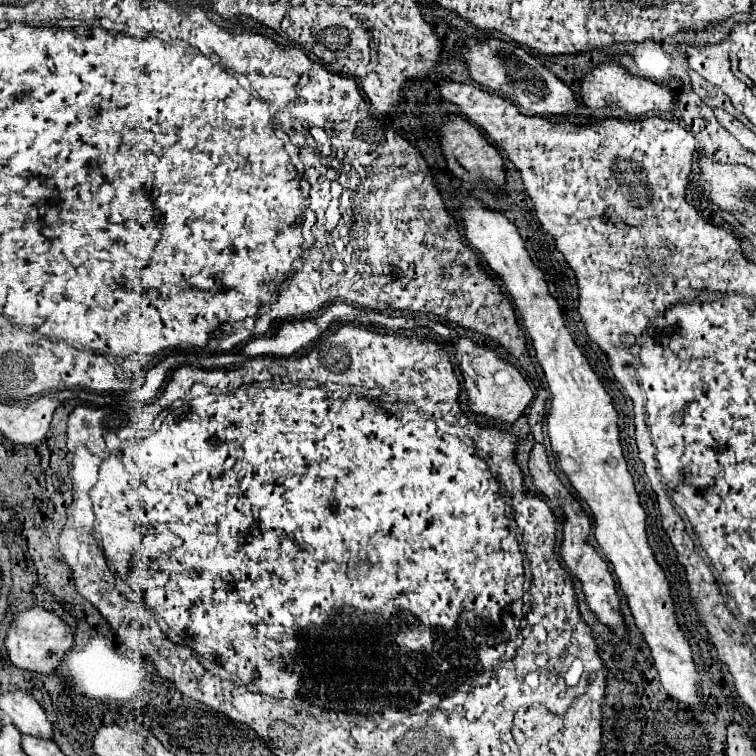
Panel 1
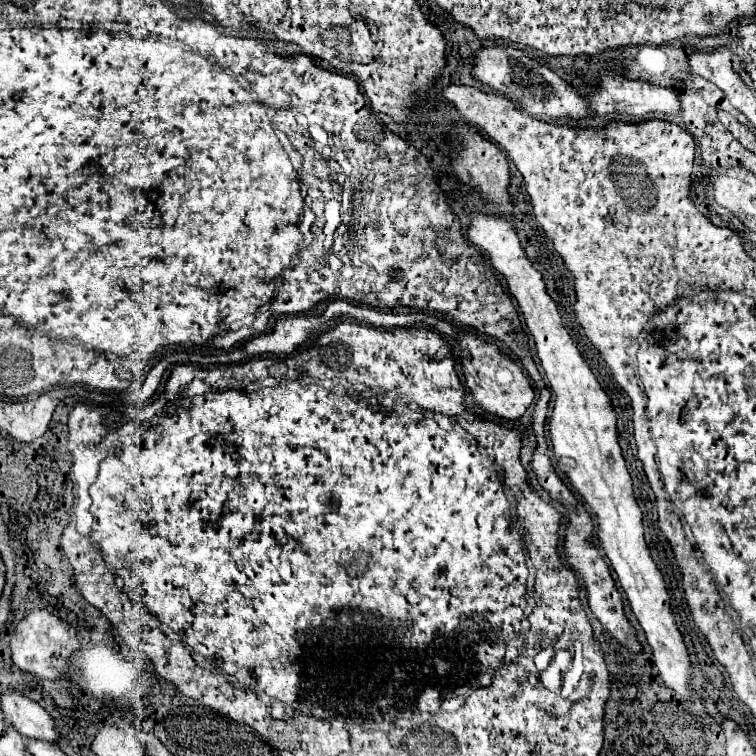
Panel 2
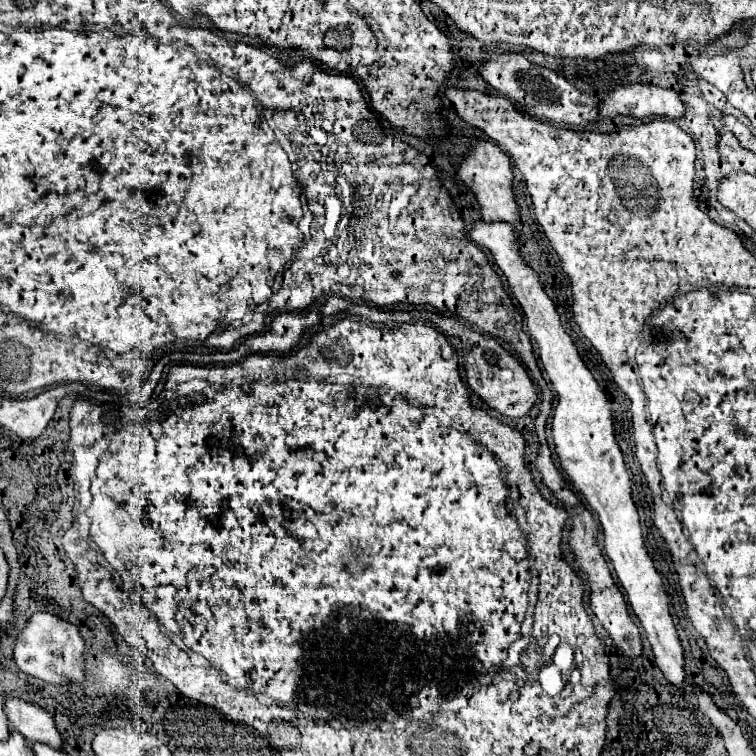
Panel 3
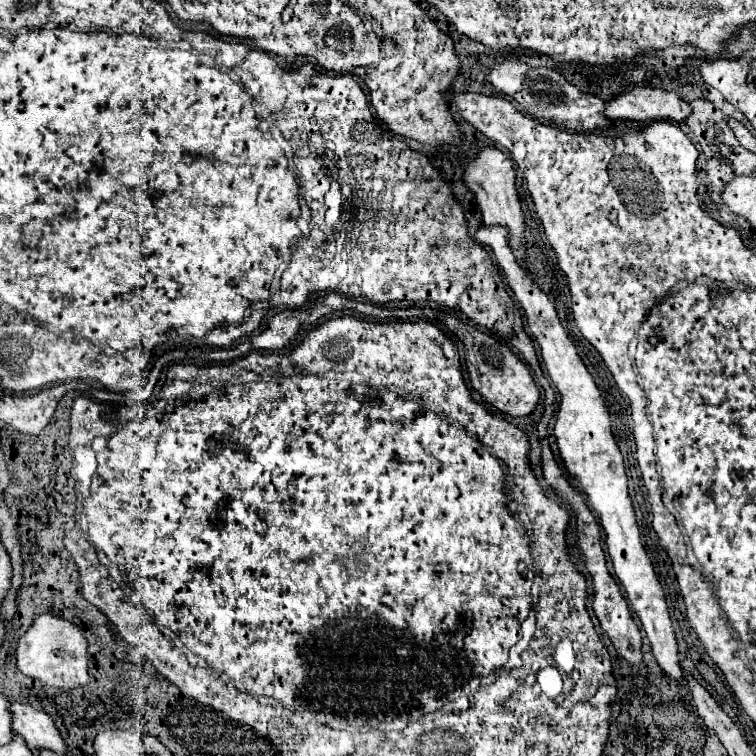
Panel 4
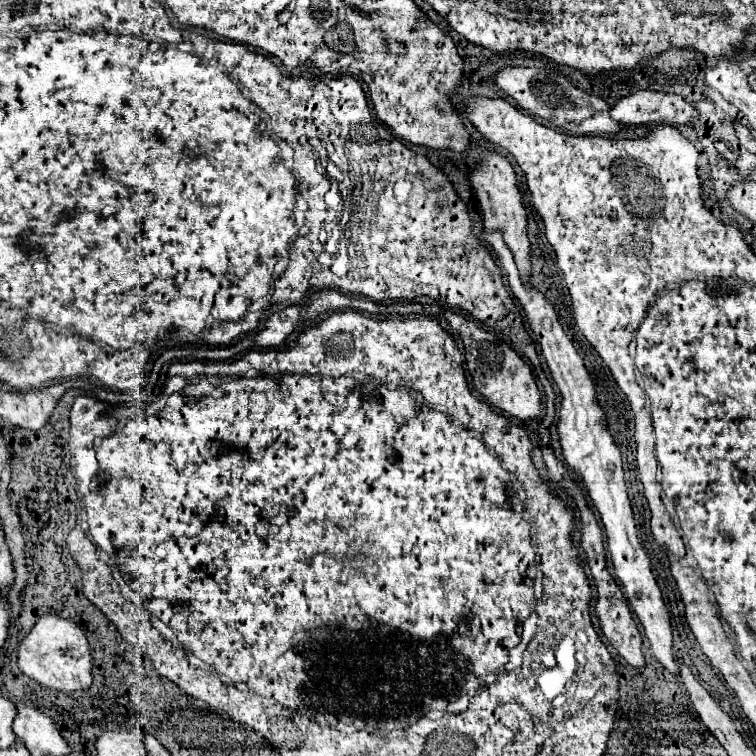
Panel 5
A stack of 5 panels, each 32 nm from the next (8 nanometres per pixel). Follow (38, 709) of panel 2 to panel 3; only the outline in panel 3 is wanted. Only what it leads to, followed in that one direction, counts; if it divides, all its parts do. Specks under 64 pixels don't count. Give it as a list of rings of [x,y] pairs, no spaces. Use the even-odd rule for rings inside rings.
[[[6,698],[6,712],[12,730],[20,732],[30,746],[46,744],[54,750],[62,750],[64,742],[54,726],[54,718],[48,712],[20,698]]]

